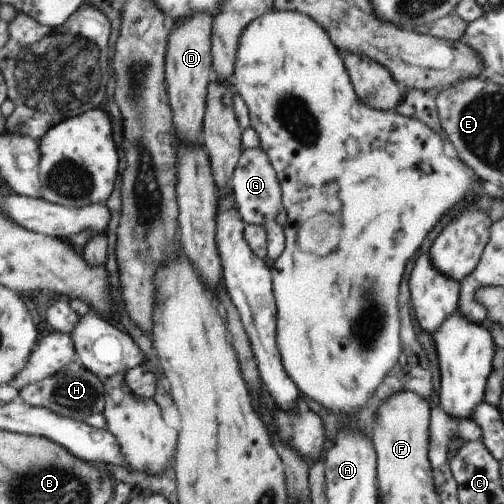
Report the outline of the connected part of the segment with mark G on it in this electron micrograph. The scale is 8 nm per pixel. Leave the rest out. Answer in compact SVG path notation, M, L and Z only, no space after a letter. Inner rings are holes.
M261 147L247 148L241 155L233 175L233 192L237 200L237 208L247 225L265 226L267 228L267 257L276 260L284 253L285 232L283 226L276 223L279 210L283 207L283 192L276 167L267 152Z

